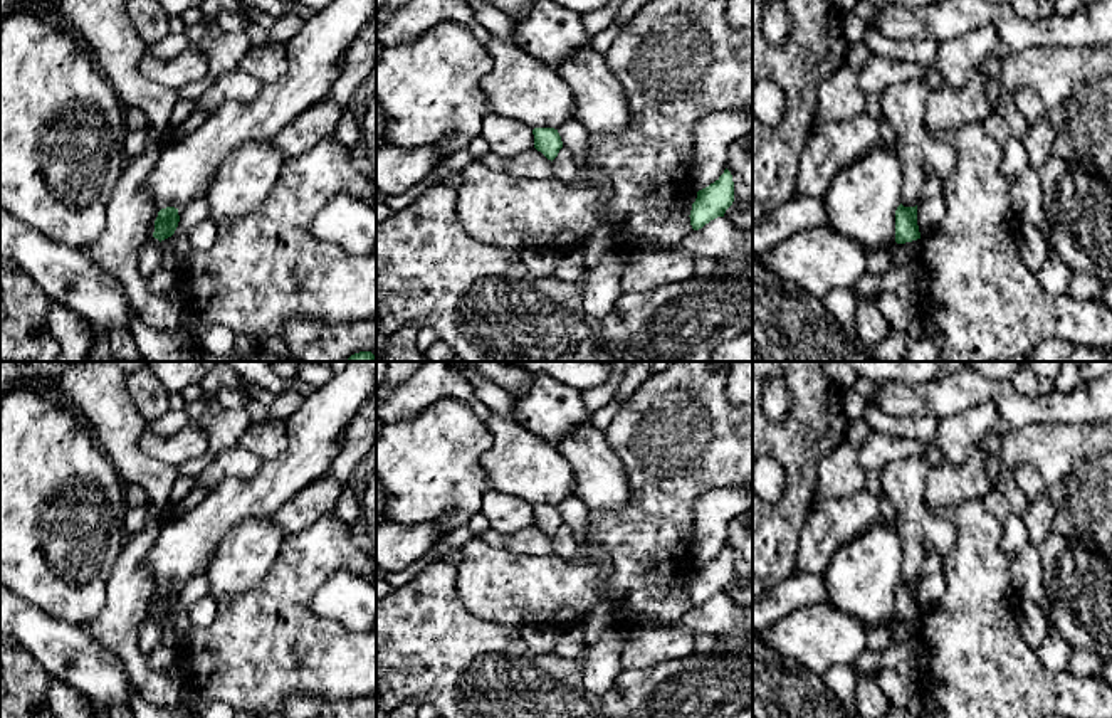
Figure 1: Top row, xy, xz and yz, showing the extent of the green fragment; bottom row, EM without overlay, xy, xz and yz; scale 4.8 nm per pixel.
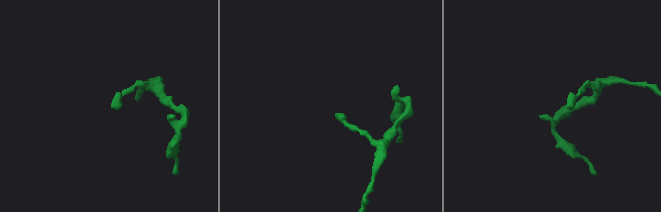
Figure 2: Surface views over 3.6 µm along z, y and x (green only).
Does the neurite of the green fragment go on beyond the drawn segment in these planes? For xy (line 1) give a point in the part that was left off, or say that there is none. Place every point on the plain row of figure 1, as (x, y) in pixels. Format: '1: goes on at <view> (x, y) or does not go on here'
1: does not go on here

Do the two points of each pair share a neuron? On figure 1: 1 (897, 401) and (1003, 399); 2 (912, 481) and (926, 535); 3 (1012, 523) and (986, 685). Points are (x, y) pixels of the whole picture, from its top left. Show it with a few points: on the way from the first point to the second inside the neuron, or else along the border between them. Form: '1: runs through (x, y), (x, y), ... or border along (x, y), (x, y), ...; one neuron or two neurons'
1: runs through (924, 399), (946, 397), (956, 392), (976, 392); one neuron
2: runs through (912, 495), (912, 517), (916, 522); one neuron
3: border along (1000, 522), (1001, 549), (1012, 559); two neurons

